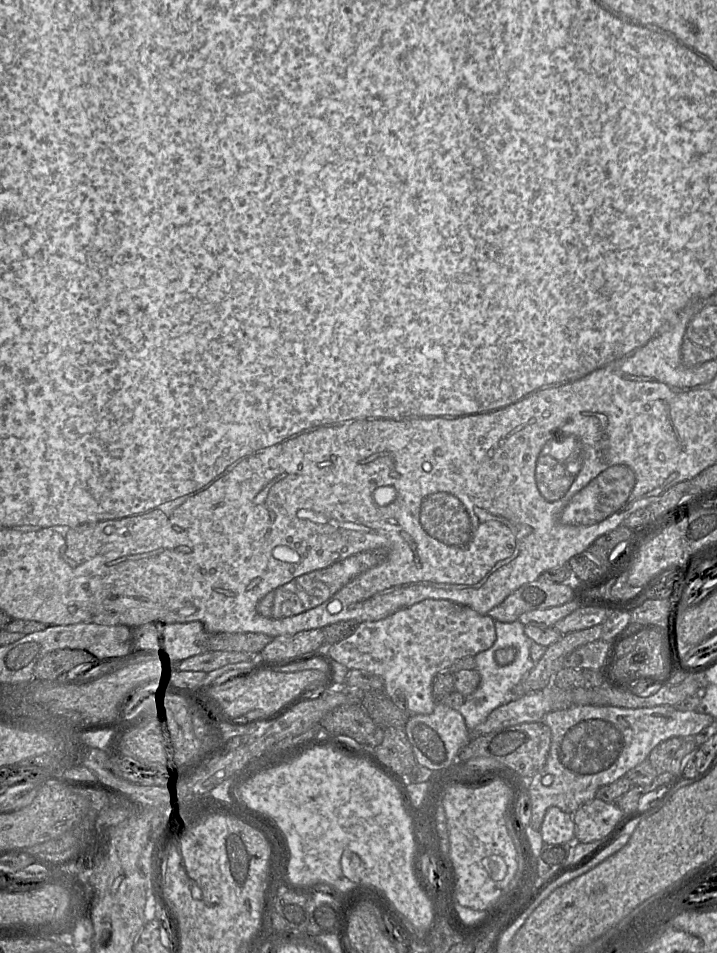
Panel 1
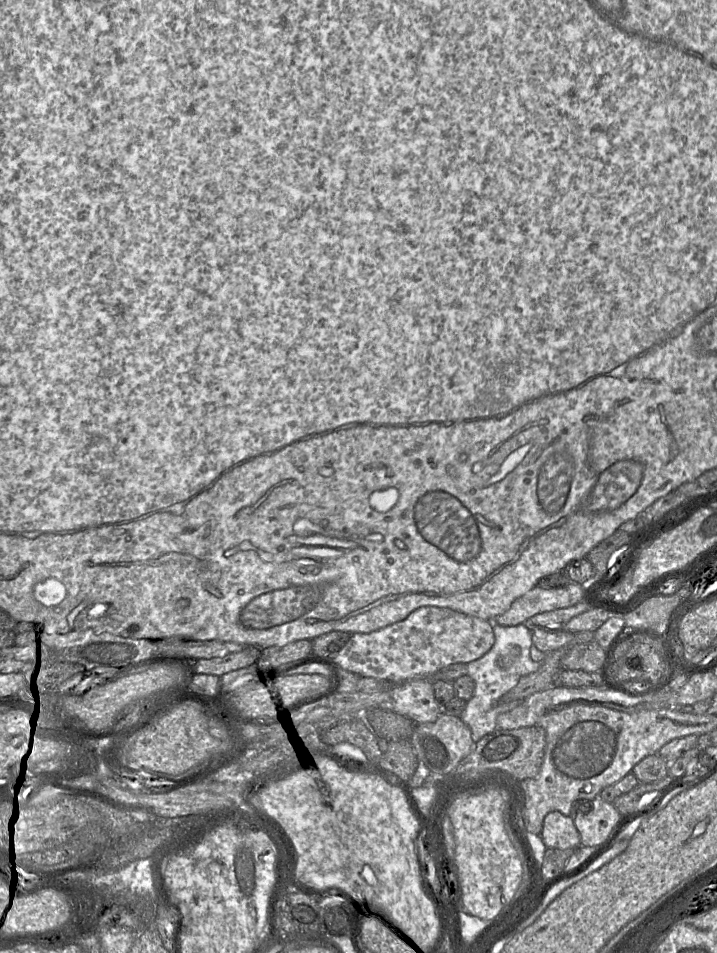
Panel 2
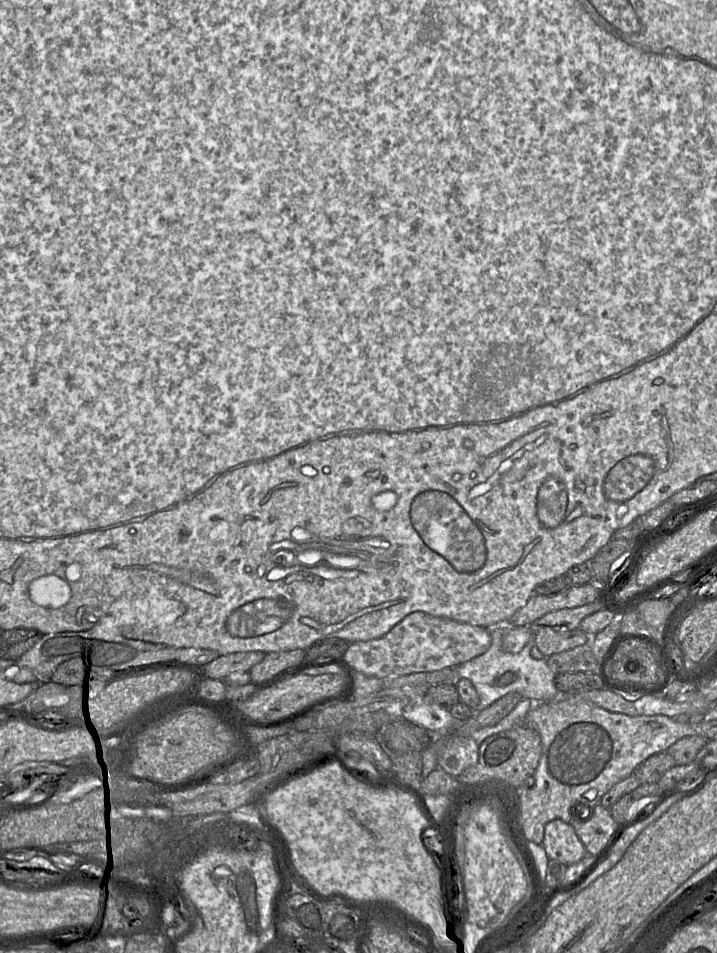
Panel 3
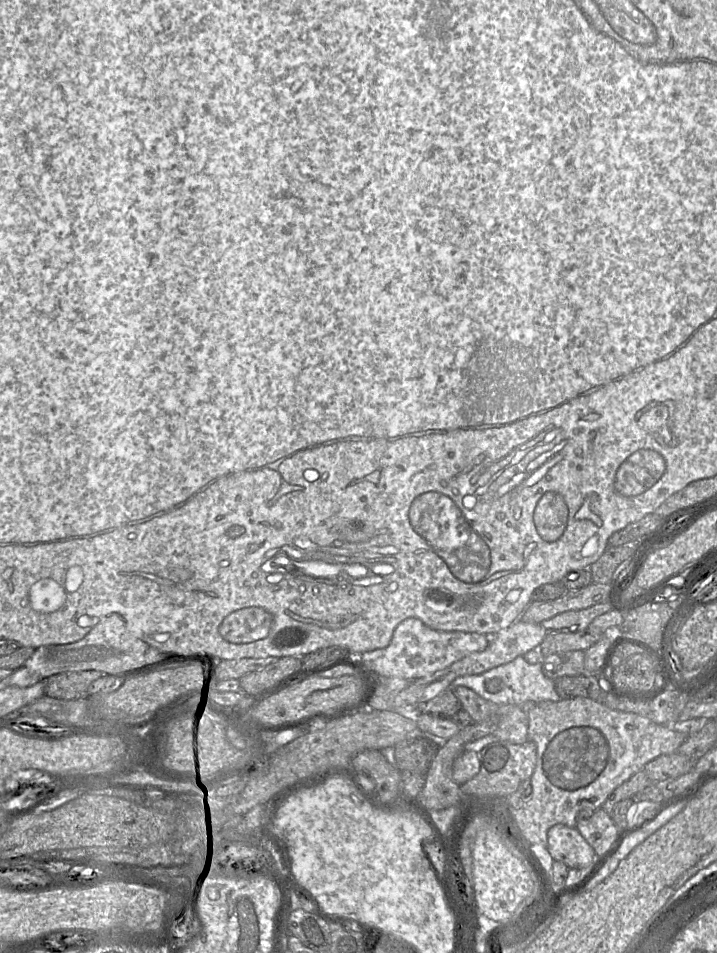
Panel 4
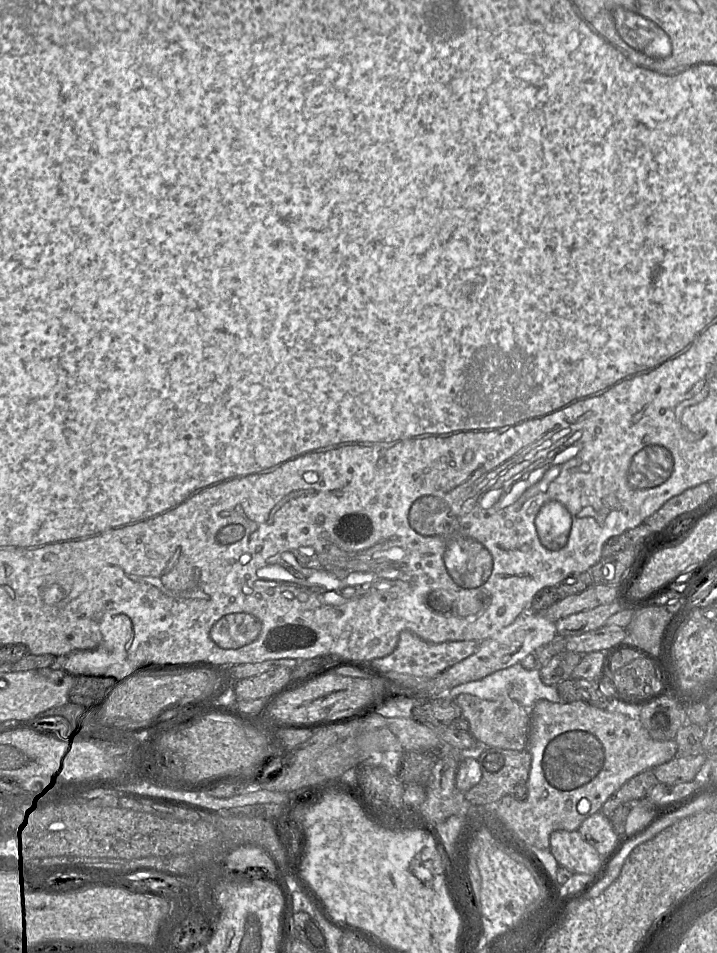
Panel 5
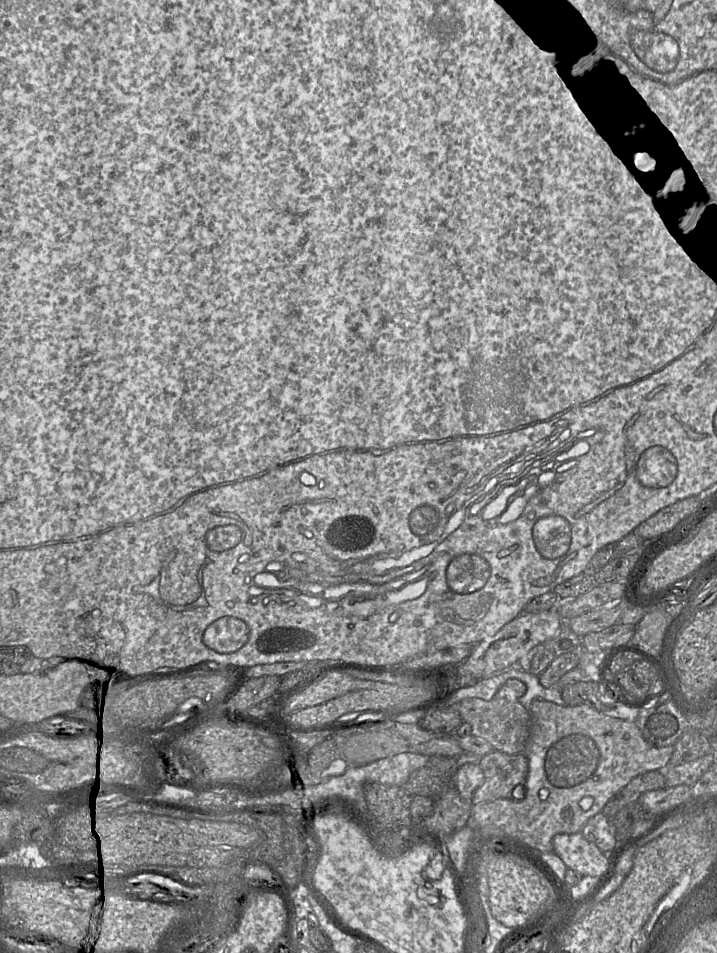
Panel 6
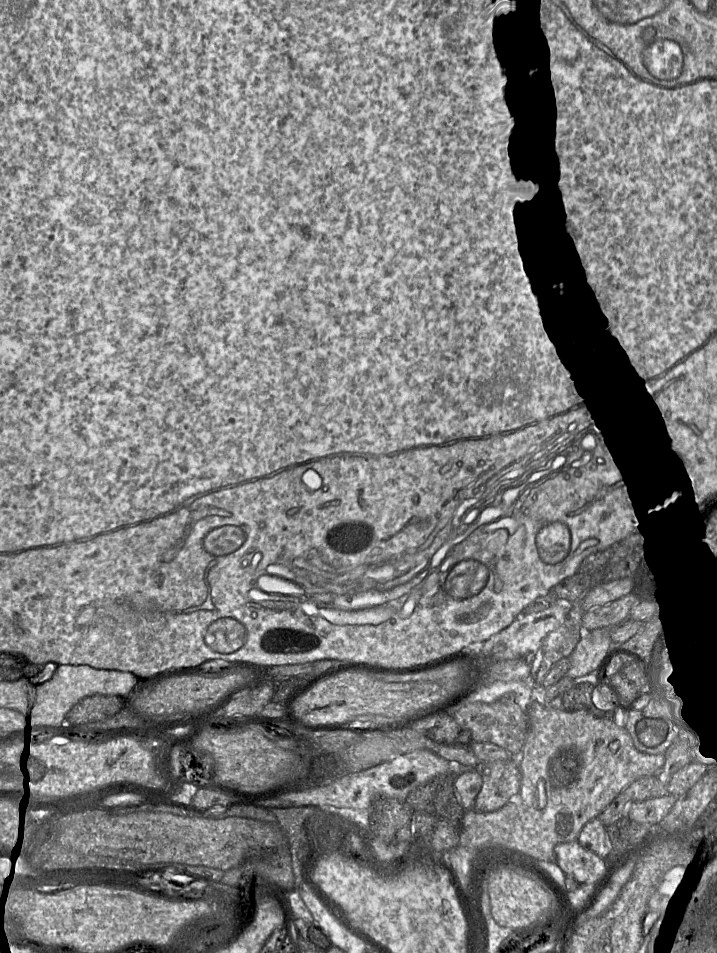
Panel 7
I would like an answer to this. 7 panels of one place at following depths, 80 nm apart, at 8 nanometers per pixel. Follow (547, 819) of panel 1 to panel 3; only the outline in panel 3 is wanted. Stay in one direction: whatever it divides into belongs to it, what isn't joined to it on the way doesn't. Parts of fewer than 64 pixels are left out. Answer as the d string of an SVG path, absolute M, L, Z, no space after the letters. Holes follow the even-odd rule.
M554 819L546 823L542 846L546 850L549 859L556 859L566 866L579 862L586 855L585 846L578 837L574 827L571 823L566 823L561 819Z

